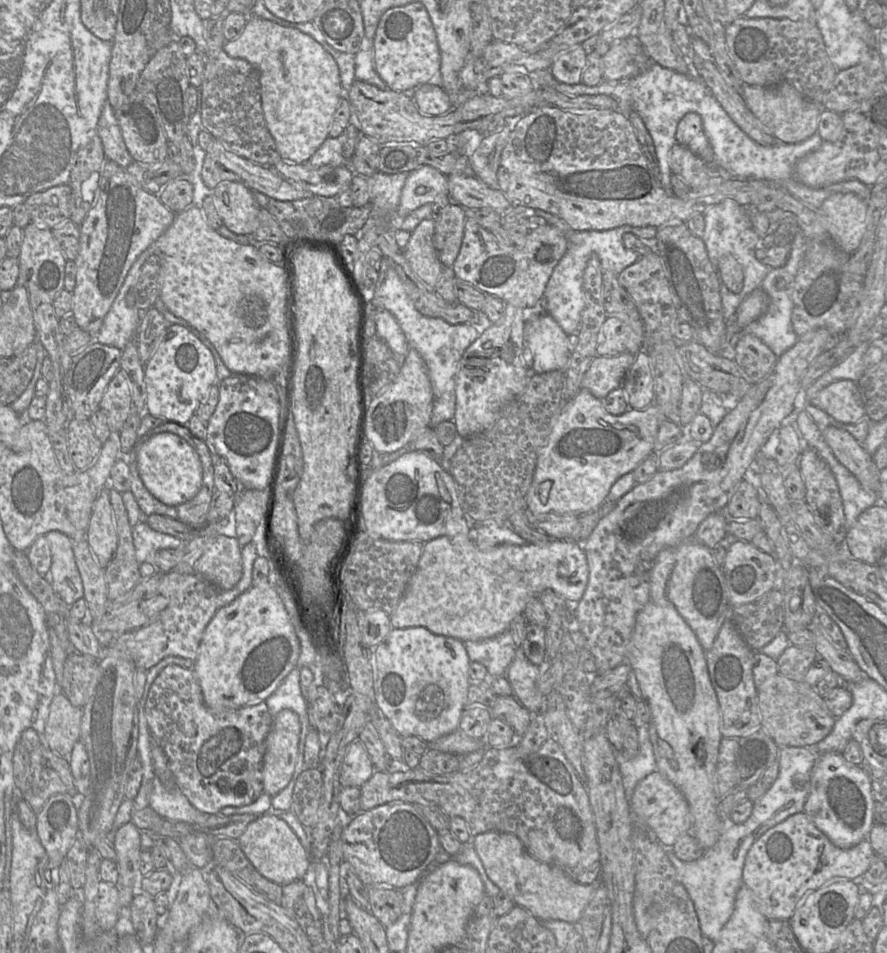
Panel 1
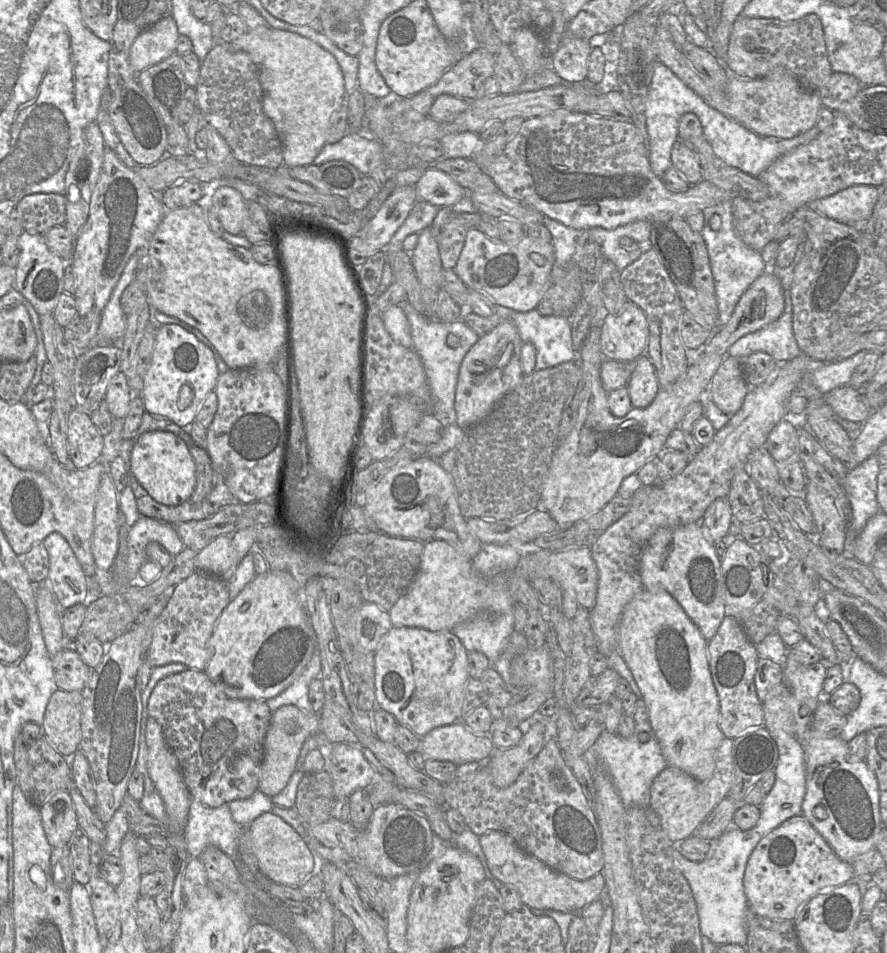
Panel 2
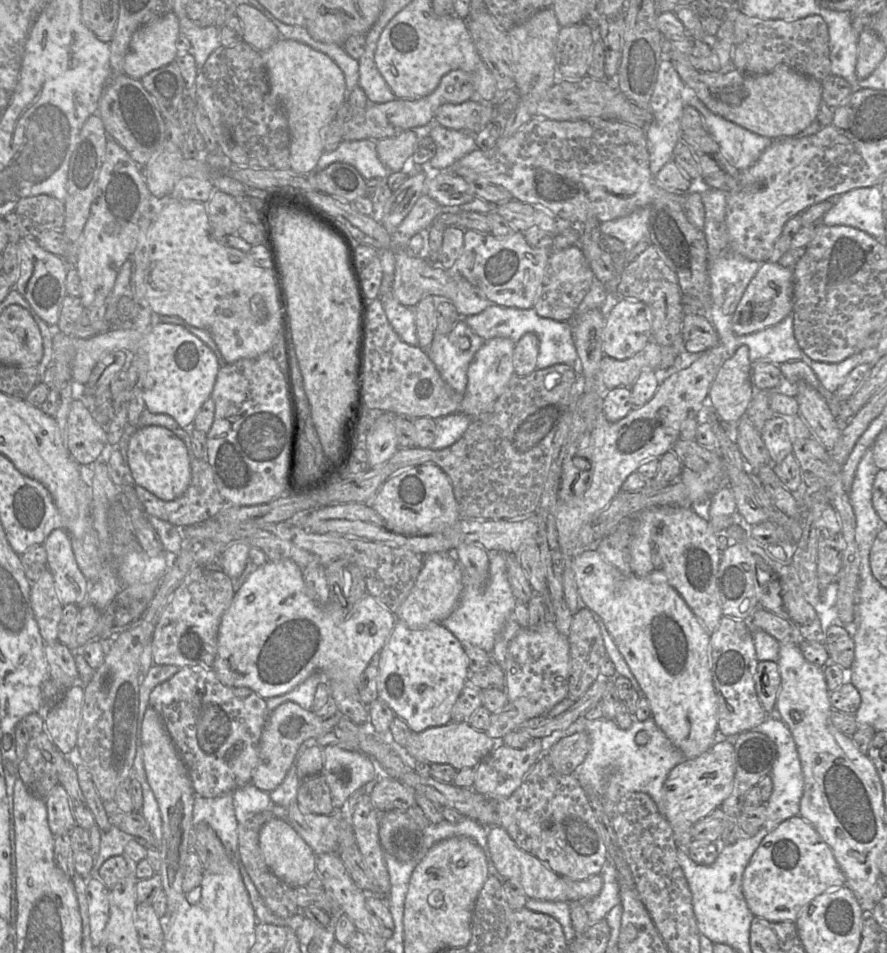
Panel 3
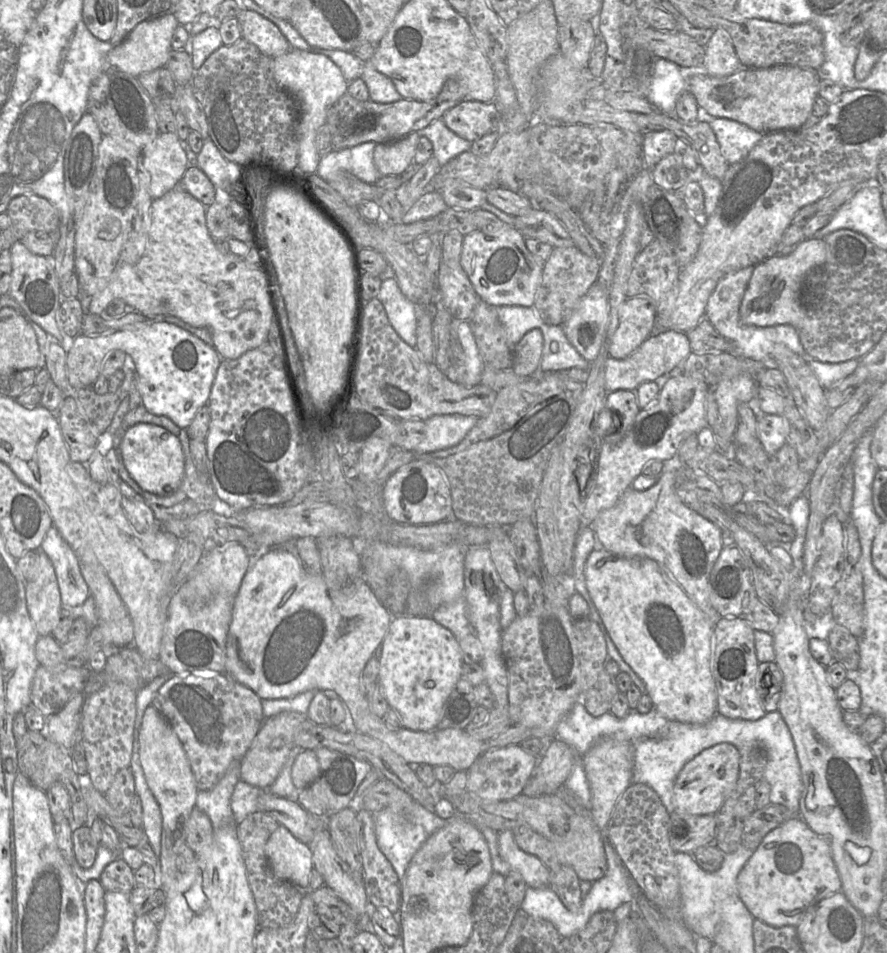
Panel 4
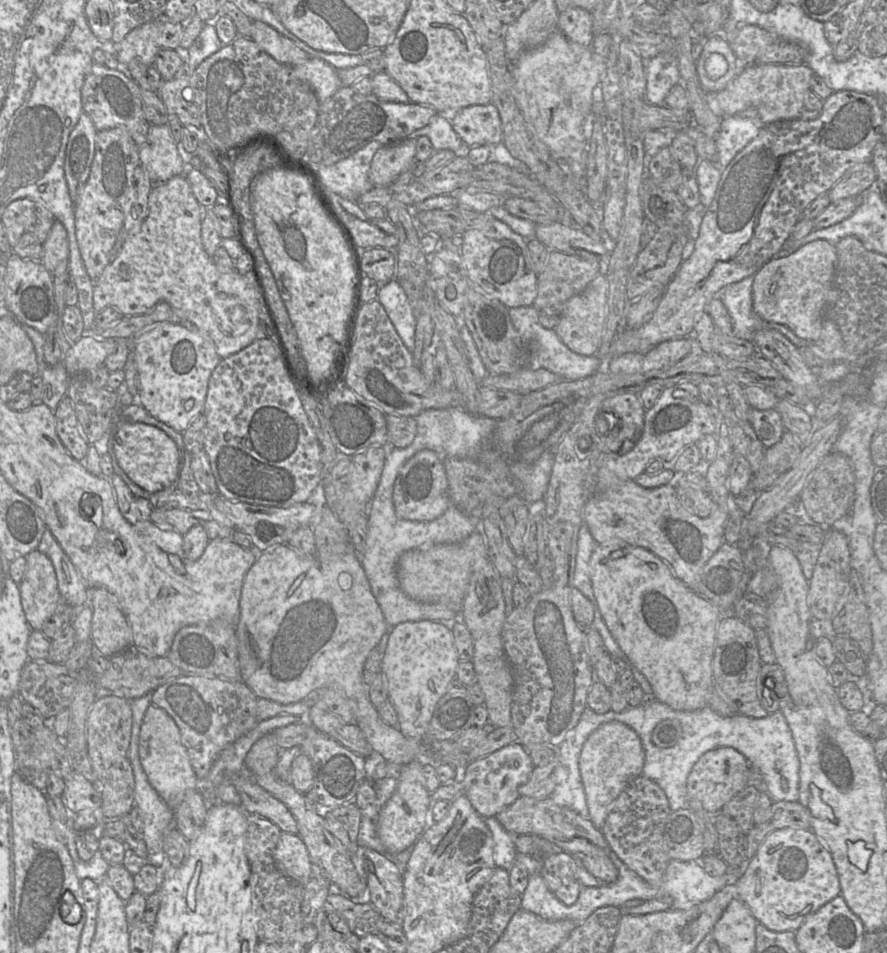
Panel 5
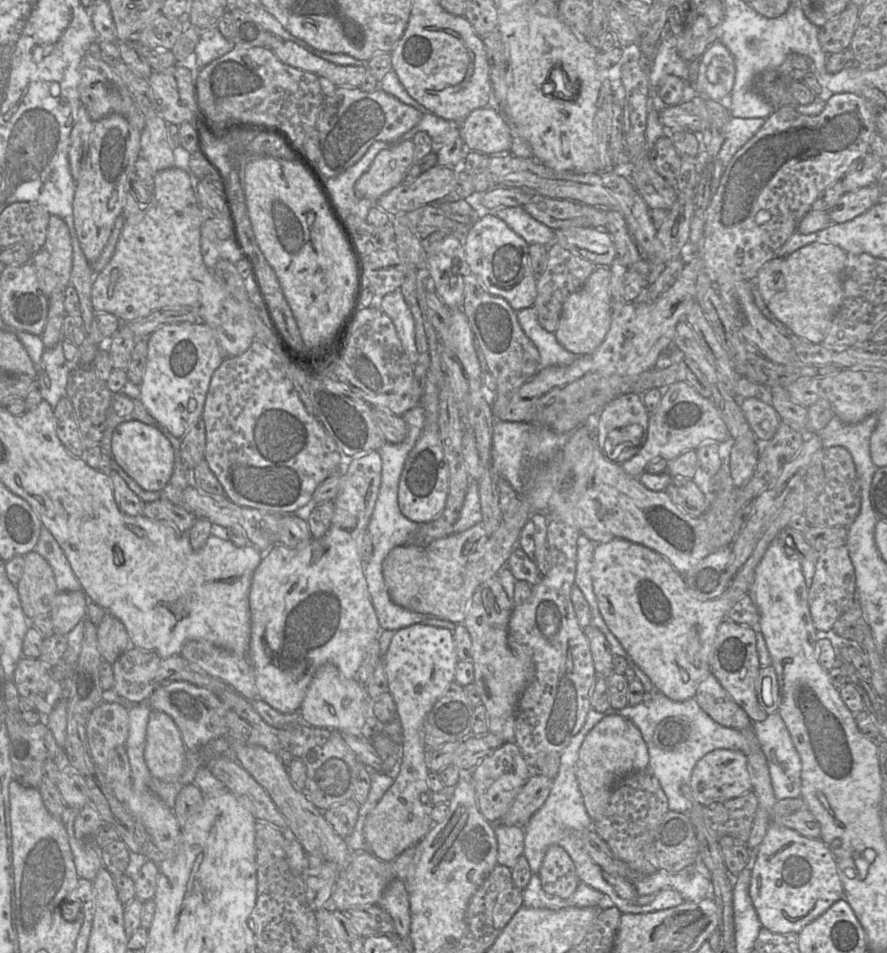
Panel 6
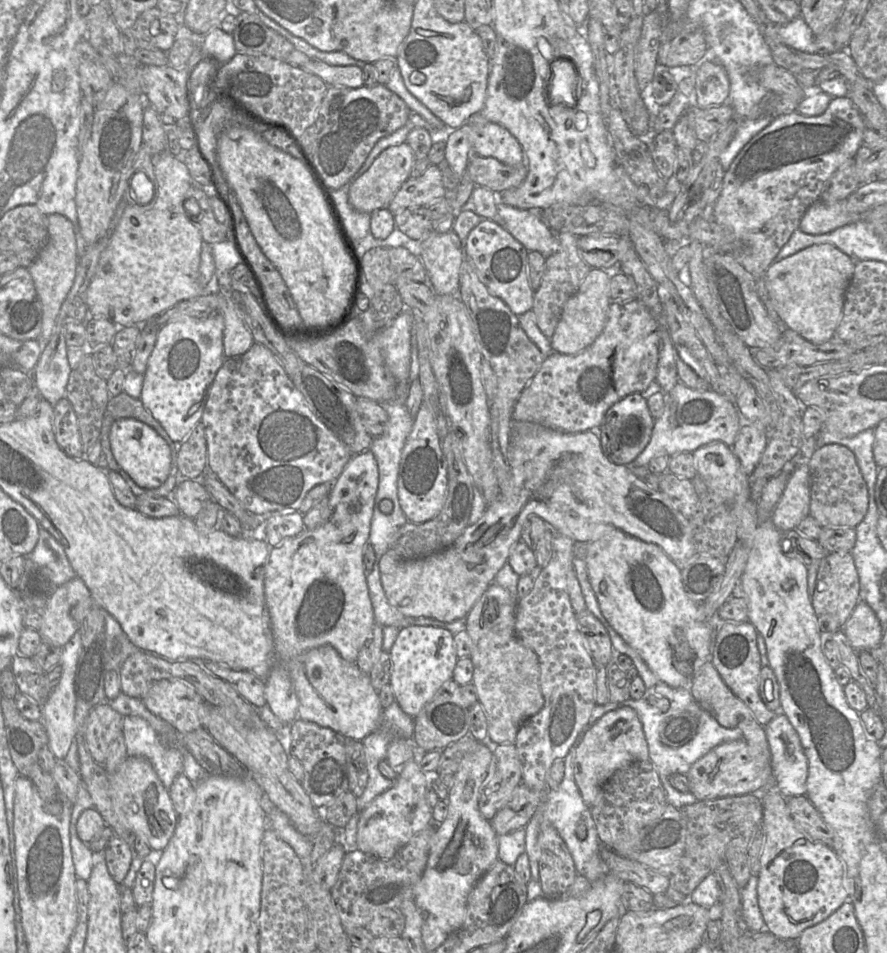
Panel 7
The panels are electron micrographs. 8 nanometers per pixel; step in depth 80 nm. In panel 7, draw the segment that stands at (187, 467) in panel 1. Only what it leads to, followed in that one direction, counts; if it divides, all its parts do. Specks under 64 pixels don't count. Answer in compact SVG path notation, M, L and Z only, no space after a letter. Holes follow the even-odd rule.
M122 418L111 425L109 439L116 462L139 487L154 489L166 481L171 468L171 450L153 428L133 418Z

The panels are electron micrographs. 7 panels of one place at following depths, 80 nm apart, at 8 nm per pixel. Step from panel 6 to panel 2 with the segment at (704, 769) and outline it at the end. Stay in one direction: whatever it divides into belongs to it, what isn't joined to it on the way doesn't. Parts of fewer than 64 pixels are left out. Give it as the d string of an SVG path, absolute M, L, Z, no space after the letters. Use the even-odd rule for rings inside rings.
M724 737L715 753L714 769L707 781L698 781L684 771L667 766L650 787L650 807L657 813L661 828L669 839L679 844L693 835L711 811L729 794L733 783L733 739Z

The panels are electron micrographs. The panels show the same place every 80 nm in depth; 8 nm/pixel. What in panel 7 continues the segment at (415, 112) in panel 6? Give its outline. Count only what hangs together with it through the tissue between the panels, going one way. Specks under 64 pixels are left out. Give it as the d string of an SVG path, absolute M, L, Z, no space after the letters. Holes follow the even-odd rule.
M383 84L372 88L329 86L314 123L317 138L312 161L333 191L348 184L381 138L404 126L411 114L406 103Z

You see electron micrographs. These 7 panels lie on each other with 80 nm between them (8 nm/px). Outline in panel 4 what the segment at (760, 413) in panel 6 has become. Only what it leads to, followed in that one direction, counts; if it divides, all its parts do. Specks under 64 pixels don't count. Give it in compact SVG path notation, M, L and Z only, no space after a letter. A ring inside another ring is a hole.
M764 414L756 418L757 438L769 456L788 442L789 425L782 415Z

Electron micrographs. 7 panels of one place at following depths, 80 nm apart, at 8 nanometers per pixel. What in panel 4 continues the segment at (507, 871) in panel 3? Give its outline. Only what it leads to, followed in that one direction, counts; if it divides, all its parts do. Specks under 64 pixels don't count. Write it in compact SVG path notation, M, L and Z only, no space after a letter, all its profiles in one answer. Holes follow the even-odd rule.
M512 831L498 832L498 851L501 859L509 864L511 871L520 873L527 886L549 886L549 869L534 855L521 850L515 843Z

